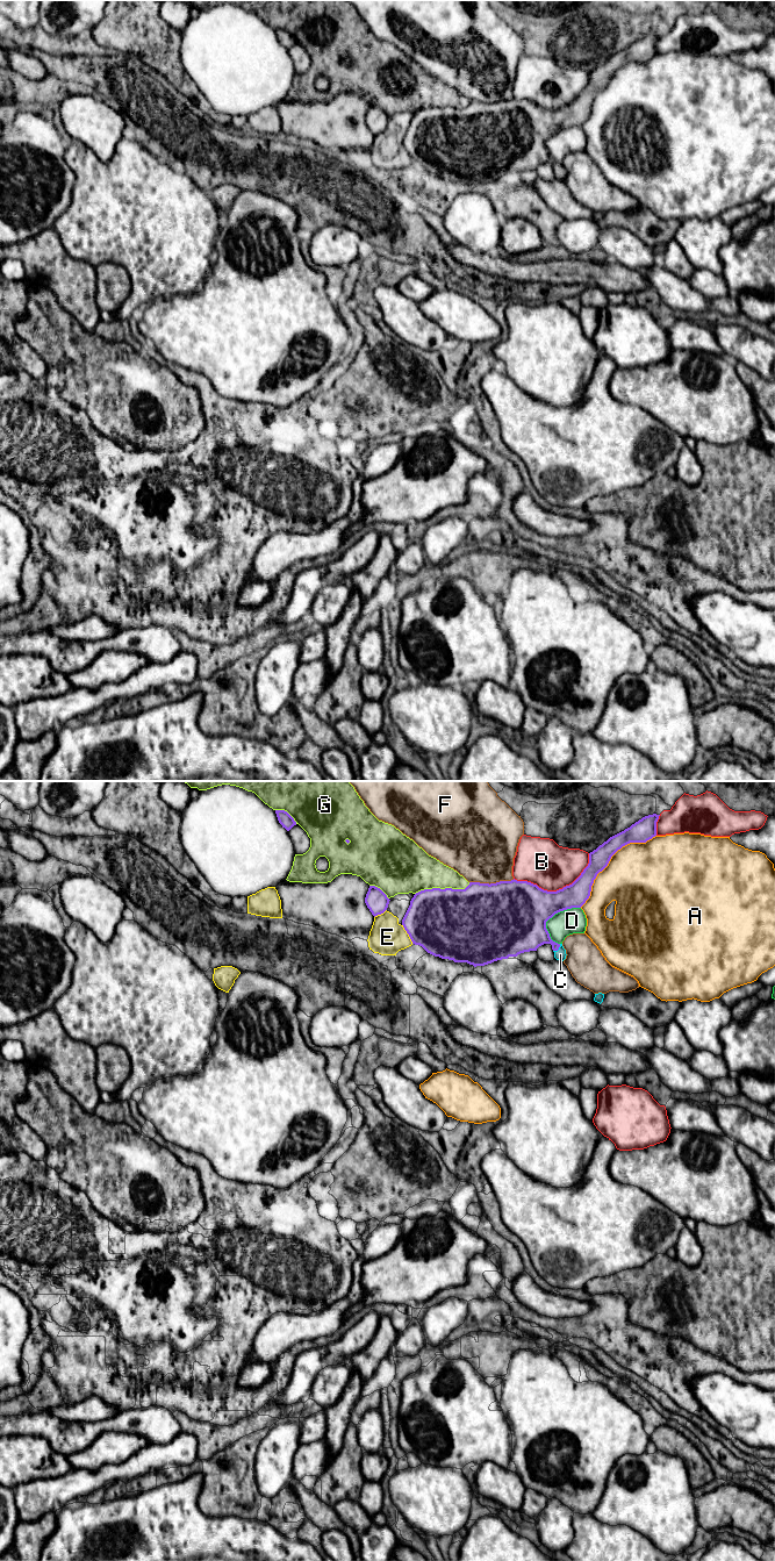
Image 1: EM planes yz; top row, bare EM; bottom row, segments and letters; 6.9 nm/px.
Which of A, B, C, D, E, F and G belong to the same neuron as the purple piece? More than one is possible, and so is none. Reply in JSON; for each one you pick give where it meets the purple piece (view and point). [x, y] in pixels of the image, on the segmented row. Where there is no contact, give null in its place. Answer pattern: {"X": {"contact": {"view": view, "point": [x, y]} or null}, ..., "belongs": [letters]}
{"C": {"contact": {"view": "yz", "point": [558, 949]}}, "belongs": ["C"]}

